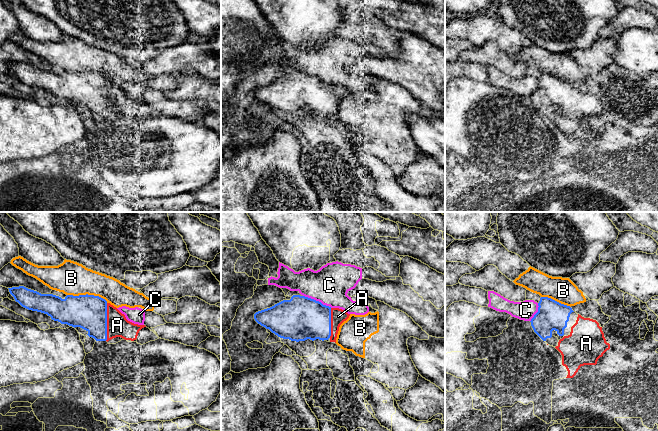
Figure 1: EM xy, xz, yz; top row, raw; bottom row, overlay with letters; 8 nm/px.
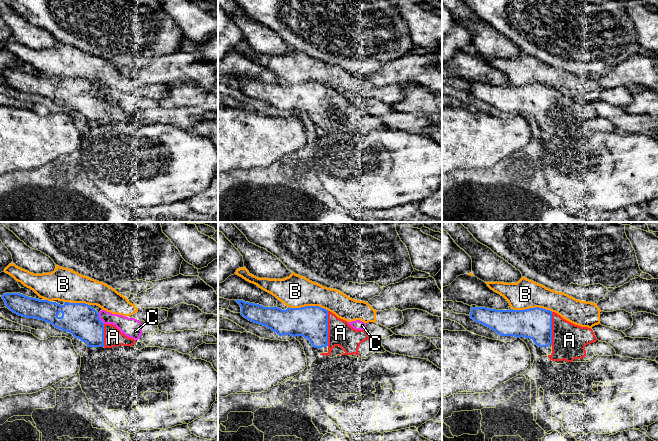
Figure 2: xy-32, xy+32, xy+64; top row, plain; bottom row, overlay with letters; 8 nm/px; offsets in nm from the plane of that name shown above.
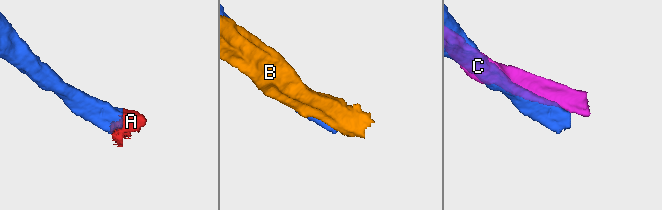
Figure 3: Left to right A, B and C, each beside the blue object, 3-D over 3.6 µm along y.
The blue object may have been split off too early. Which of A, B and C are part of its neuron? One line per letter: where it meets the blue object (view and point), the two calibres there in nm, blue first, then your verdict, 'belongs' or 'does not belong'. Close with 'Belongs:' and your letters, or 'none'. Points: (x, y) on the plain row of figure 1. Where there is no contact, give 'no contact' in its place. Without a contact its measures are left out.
A: xy (106, 98) | 280/180 nm | belongs
B: xy (87, 70) | 280/260 nm | does not belong
C: xz (315, 76) | 360/300 nm | does not belong
Belongs: A

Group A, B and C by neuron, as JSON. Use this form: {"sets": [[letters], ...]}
{"sets": [["A"], ["B"], ["C"]]}

